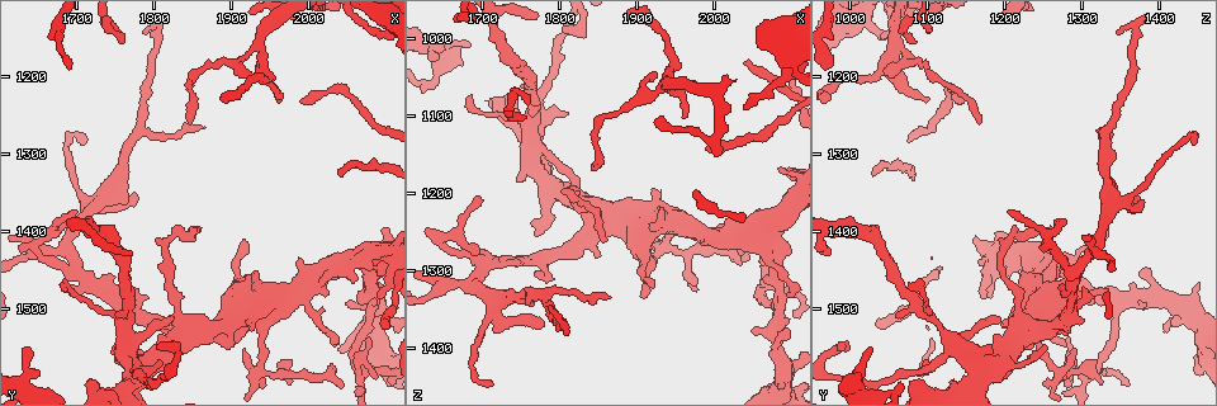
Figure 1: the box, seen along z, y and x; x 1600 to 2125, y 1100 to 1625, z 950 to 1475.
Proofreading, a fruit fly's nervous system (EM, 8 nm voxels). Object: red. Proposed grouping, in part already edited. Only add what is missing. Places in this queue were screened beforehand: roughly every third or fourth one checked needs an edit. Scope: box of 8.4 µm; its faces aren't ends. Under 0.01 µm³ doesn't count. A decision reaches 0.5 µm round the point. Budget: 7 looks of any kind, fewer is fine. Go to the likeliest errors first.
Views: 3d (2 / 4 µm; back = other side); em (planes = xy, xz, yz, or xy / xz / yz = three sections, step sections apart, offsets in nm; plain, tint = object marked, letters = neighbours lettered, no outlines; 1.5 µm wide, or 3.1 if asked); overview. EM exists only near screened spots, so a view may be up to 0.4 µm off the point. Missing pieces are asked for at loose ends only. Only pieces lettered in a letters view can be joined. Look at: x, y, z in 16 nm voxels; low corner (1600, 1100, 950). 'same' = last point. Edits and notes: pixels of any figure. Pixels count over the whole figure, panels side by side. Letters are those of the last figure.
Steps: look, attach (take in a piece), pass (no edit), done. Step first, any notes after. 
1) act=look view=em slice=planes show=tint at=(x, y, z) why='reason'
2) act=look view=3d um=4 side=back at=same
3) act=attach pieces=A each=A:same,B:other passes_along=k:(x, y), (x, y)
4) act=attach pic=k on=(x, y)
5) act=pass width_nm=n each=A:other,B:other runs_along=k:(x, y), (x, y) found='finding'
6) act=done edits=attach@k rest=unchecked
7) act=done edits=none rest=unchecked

act=look view=em slice=xy step=8 show=tint at=(1920, 1515, 1195) why='branch stops here'

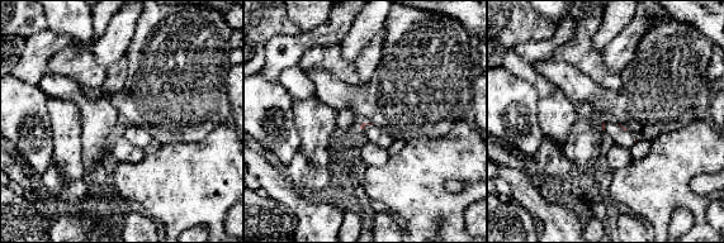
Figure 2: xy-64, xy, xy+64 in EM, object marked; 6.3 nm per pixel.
act=look view=em slice=planes show=letters at=same

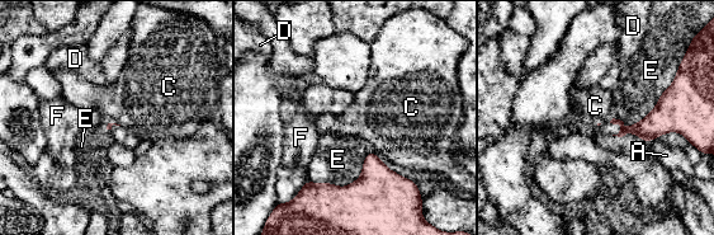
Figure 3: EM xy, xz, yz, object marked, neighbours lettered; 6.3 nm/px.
act=pass each=A:other,C:other,D:other,E:other,F:other runs_along=3:(401, 179), (376, 179), (355, 191), (318, 186) found='no lettered piece goes on from it'

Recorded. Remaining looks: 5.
act=look view=em um=3.1 slice=planes show=tint at=(1855, 1260, 1335) why='an open end'

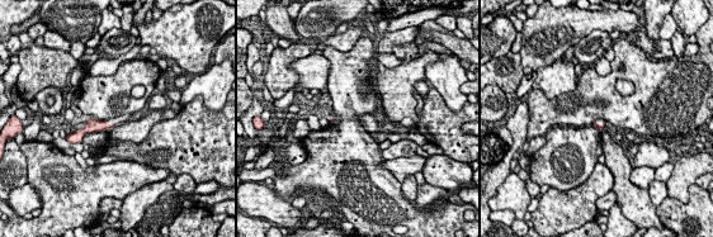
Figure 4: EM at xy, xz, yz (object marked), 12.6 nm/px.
act=look view=em um=3.1 slice=planes show=letters at=same why='see the neighbours'

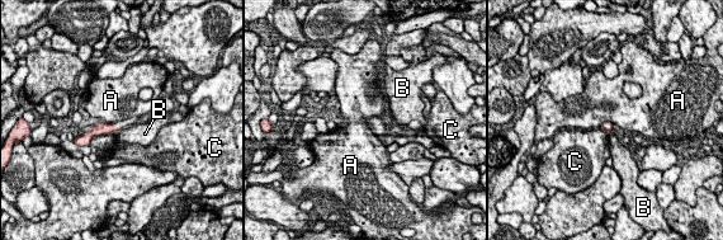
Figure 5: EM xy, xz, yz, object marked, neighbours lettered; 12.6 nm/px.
act=pass each=A:other,B:other,C:other found='none of them fits'

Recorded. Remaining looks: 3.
act=look view=3d um=4 at=(1785, 1145, 1340) why='thin end'

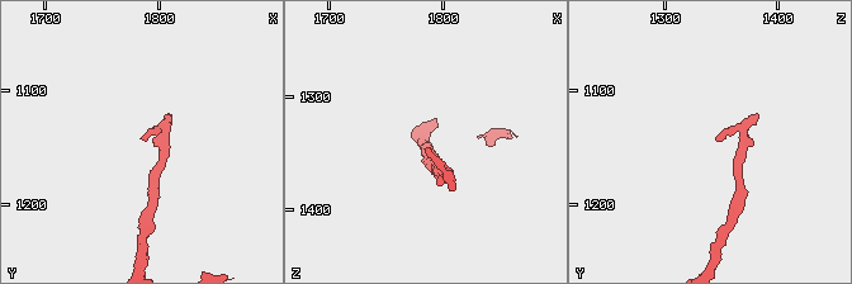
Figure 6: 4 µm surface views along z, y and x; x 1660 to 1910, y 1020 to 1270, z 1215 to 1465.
act=look view=em slice=yz step=4 show=letters at=(1788, 1142, 1346)

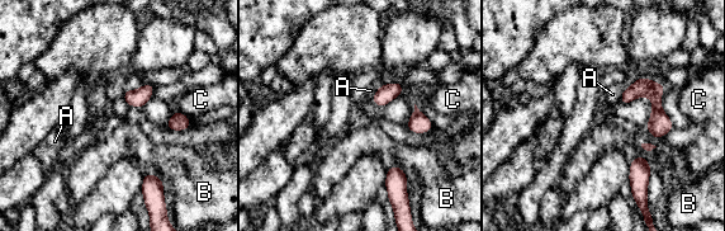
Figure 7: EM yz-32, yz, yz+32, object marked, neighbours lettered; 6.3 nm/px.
act=look view=em slice=planes show=letters at=same why='another direction'

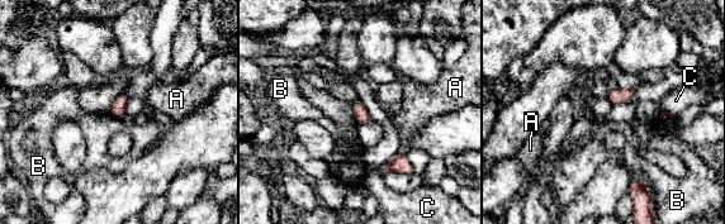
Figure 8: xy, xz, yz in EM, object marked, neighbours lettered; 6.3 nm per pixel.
act=pass longest_contact=B:100nm each=A:other,B:other,C:other border=8:(108, 113), (121, 119) found='no lettered piece goes on from it'

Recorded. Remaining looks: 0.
act=done edits=none rest=unchecked

